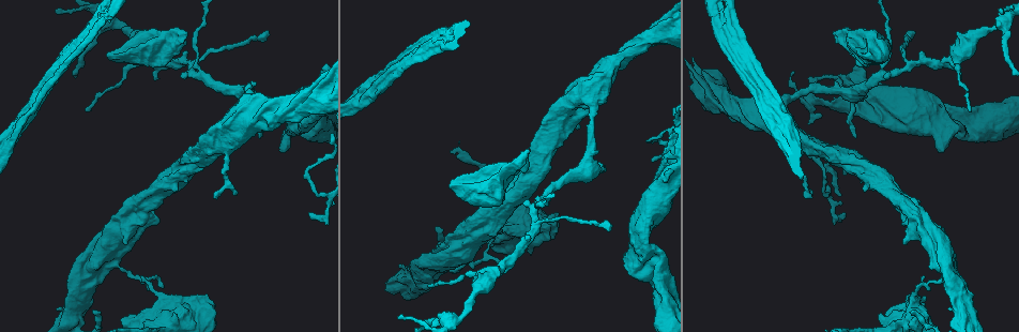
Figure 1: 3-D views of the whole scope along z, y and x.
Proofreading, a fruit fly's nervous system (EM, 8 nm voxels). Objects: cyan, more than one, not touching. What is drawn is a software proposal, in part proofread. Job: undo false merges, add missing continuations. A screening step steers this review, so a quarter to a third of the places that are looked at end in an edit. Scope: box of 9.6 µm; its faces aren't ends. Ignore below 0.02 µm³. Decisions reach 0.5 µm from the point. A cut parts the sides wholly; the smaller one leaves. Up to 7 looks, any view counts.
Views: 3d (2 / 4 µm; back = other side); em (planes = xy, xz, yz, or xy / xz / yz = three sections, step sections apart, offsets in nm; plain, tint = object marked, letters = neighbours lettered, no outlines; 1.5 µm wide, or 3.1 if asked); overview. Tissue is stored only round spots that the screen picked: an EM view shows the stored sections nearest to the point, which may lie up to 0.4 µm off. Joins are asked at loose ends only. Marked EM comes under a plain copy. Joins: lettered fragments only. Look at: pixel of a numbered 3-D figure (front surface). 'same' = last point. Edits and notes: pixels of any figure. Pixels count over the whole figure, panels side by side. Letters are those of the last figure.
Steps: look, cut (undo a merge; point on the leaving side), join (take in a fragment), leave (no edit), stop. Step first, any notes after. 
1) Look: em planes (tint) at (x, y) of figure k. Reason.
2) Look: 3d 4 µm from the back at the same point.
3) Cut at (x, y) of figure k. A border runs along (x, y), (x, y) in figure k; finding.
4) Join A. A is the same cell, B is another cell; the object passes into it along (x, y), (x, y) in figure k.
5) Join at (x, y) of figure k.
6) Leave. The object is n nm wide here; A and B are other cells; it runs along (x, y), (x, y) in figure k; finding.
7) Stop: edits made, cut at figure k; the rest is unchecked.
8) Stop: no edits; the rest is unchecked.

Look: em xz step 4 (letters) at (530, 151) of figure 1. An open end.

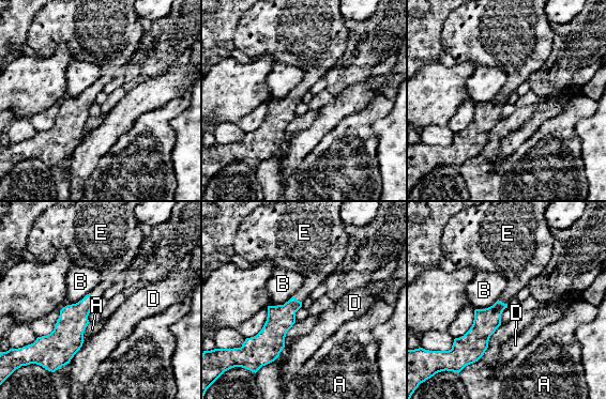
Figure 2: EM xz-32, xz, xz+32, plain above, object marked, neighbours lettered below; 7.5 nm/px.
Look: em planes (letters) at the same point.

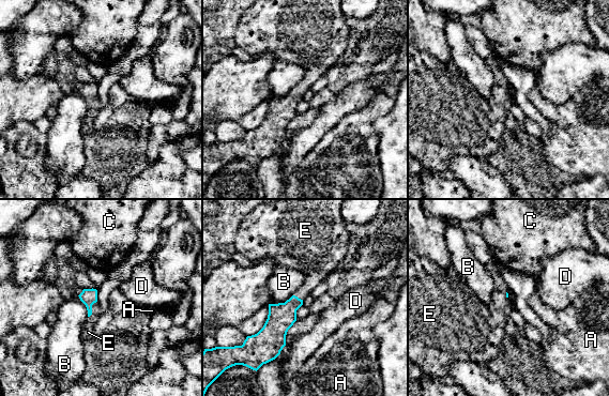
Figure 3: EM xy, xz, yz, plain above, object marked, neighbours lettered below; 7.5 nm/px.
Join E. E is the same cell, A, B, C and D are other cells; the object passes into it along (88, 296), (91, 309), (88, 332) in figure 3; it goes on there.

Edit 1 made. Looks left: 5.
Look: overview.

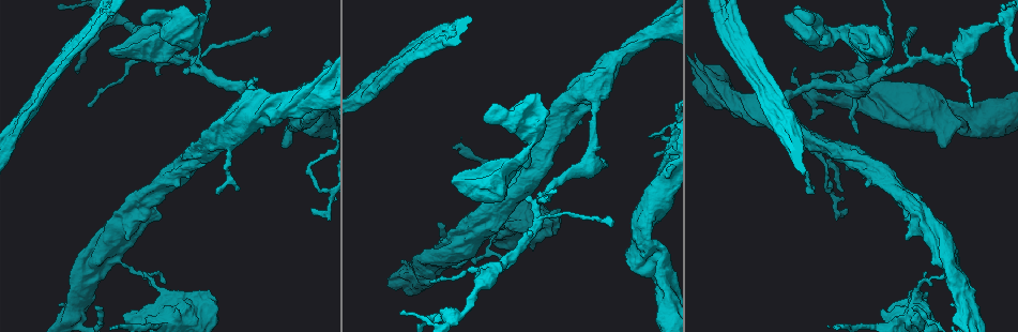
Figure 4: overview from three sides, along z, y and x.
Look: 3d 4 µm at (431, 280) of figure 4. Tapers out.

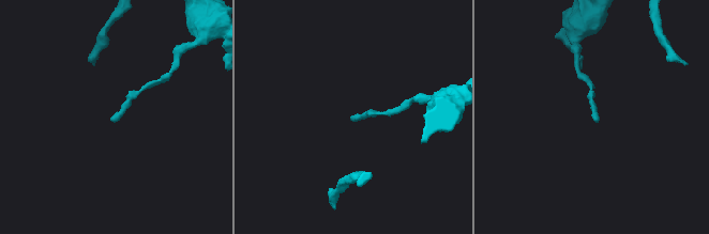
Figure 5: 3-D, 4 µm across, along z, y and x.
Look: em xz step 8 (tint) at (594, 119) of figure 5.

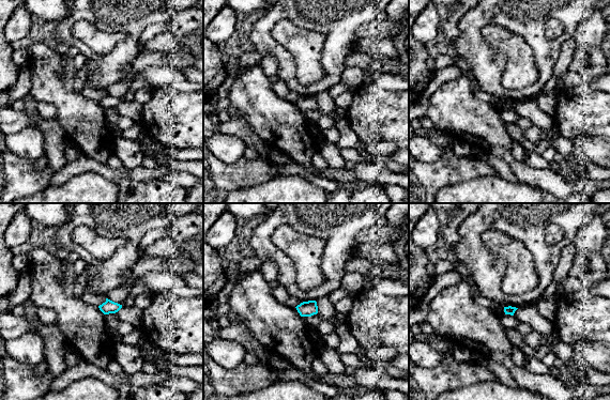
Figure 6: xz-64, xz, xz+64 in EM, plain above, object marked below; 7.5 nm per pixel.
Look: em xz step 8 (letters) at the same point. See the neighbours.

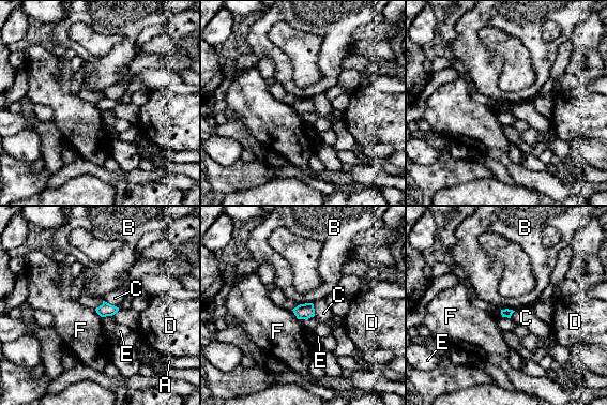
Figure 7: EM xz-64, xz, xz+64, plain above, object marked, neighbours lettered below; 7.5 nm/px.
Leave. The longest contact is with C, 140 nm; A, B, C, D, E and F are other cells; a border runs along (500, 310), (507, 309), (514, 311) in figure 7; no lettered fragment goes on from it.

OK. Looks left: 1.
Stop: edits made, join at figure 3; the rest is unchecked.

